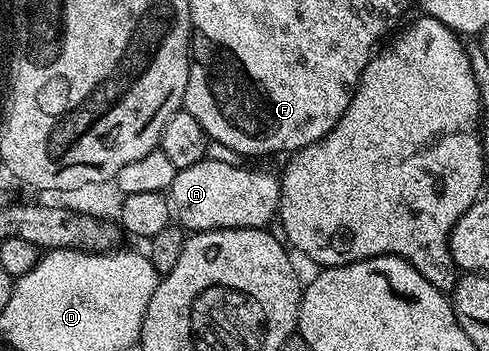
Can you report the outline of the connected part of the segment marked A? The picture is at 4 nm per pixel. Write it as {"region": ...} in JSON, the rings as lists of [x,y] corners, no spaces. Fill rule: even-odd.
{"region":[[[205,159],[185,169],[177,169],[170,190],[175,220],[185,230],[263,229],[273,224],[280,212],[280,180],[264,169],[243,169],[228,161]]]}

